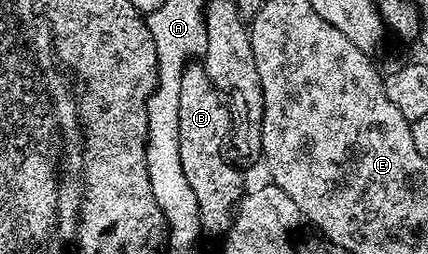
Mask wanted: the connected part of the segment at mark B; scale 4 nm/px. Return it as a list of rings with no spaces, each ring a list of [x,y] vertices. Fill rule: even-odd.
[[[189,62],[182,73],[182,94],[178,96],[178,157],[182,157],[186,181],[190,181],[190,189],[198,197],[200,226],[205,232],[213,231],[217,237],[231,227],[236,208],[246,194],[239,169],[224,160],[224,146],[229,146],[233,130],[233,112],[210,81],[203,62]]]

